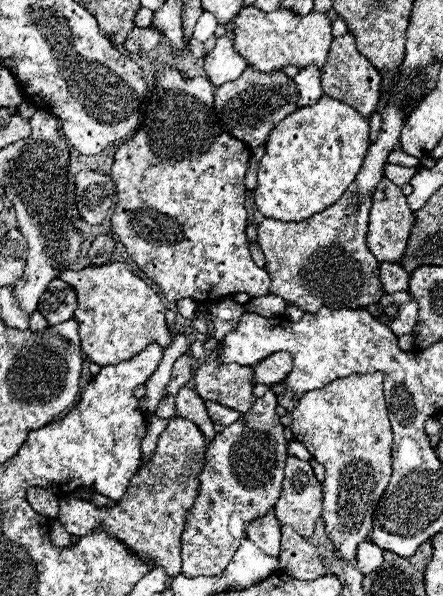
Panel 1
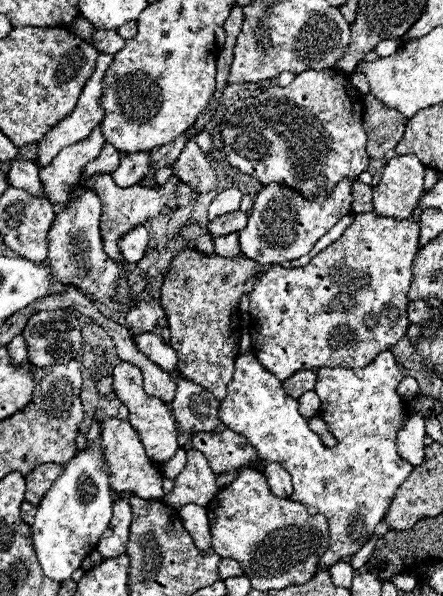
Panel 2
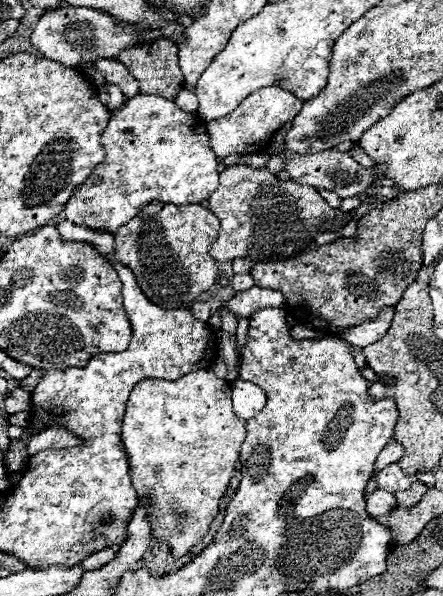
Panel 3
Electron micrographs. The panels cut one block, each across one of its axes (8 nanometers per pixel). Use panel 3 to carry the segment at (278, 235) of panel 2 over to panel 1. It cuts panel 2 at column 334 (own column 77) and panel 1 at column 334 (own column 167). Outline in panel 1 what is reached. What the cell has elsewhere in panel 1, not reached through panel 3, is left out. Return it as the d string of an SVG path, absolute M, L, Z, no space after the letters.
M322 96L314 106L298 108L292 116L276 124L264 148L266 154L258 166L258 186L254 190L256 208L266 218L276 218L280 222L300 222L334 204L356 180L356 174L360 172L370 148L368 122L352 106L330 96Z

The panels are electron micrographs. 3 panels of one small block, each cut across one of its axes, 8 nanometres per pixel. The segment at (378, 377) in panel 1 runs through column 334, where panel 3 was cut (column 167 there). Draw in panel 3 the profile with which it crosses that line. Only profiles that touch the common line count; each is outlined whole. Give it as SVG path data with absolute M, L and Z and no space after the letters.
M198 370L180 380L146 378L130 392L126 414L122 420L122 442L128 452L128 474L138 494L138 504L146 512L156 542L166 544L174 558L182 558L208 534L220 500L226 494L234 468L240 458L240 446L246 438L246 422L236 418L232 400L232 384L218 378L212 370Z

